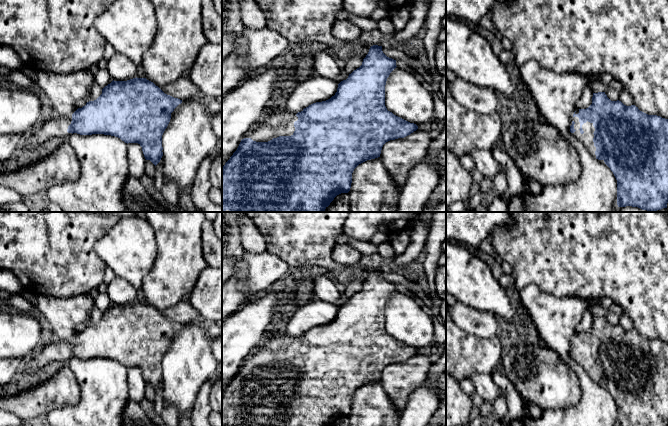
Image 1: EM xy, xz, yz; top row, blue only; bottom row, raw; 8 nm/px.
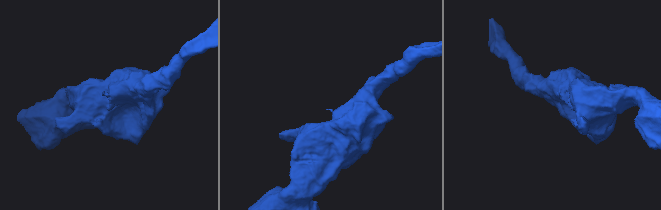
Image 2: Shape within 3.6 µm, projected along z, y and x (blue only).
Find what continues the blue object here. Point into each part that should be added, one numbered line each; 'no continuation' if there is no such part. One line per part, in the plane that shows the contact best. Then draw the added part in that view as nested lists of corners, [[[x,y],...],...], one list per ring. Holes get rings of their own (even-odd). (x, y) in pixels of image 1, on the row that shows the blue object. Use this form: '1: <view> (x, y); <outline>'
1: yz (586, 138); [[[571,116],[570,119],[570,126],[572,125],[572,122],[575,122],[574,129],[576,130],[572,135],[580,142],[582,142],[585,147],[588,149],[590,154],[596,158],[595,151],[596,147],[594,146],[593,138],[594,138],[594,131],[595,128],[593,126],[593,123],[586,122],[582,126],[580,125],[579,118]]]

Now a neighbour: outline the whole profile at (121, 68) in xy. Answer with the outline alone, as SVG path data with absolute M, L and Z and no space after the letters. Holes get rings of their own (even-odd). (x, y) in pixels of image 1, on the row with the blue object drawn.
M118 52L108 60L106 69L114 81L127 81L137 77L137 65Z

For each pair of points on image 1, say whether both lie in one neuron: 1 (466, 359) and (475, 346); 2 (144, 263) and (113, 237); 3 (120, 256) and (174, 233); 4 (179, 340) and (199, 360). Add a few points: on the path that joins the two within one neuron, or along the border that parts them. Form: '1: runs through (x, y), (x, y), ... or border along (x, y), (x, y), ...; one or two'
1: runs through (466, 356), (472, 349); one
2: runs through (136, 256), (128, 248), (124, 248), (121, 245); one
3: border along (147, 222), (154, 232), (156, 243), (154, 264); two
4: runs through (184, 345), (194, 355); one

